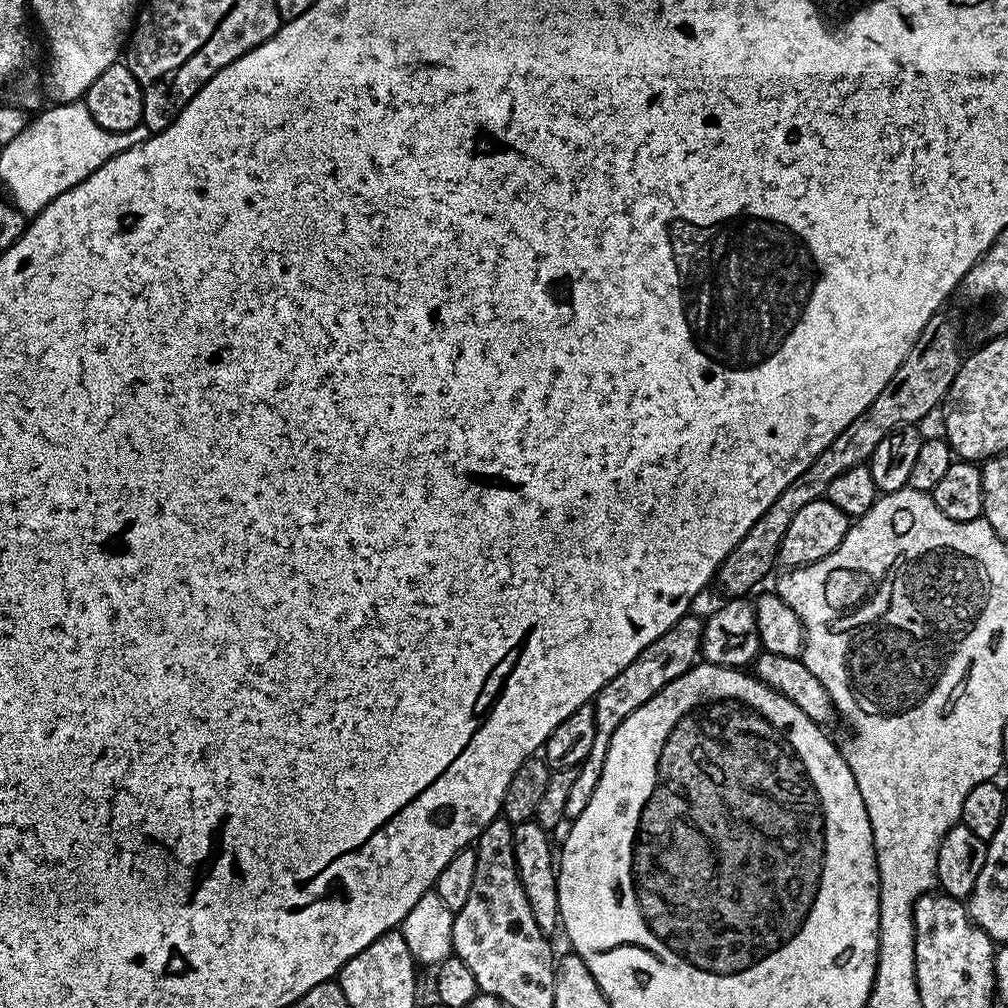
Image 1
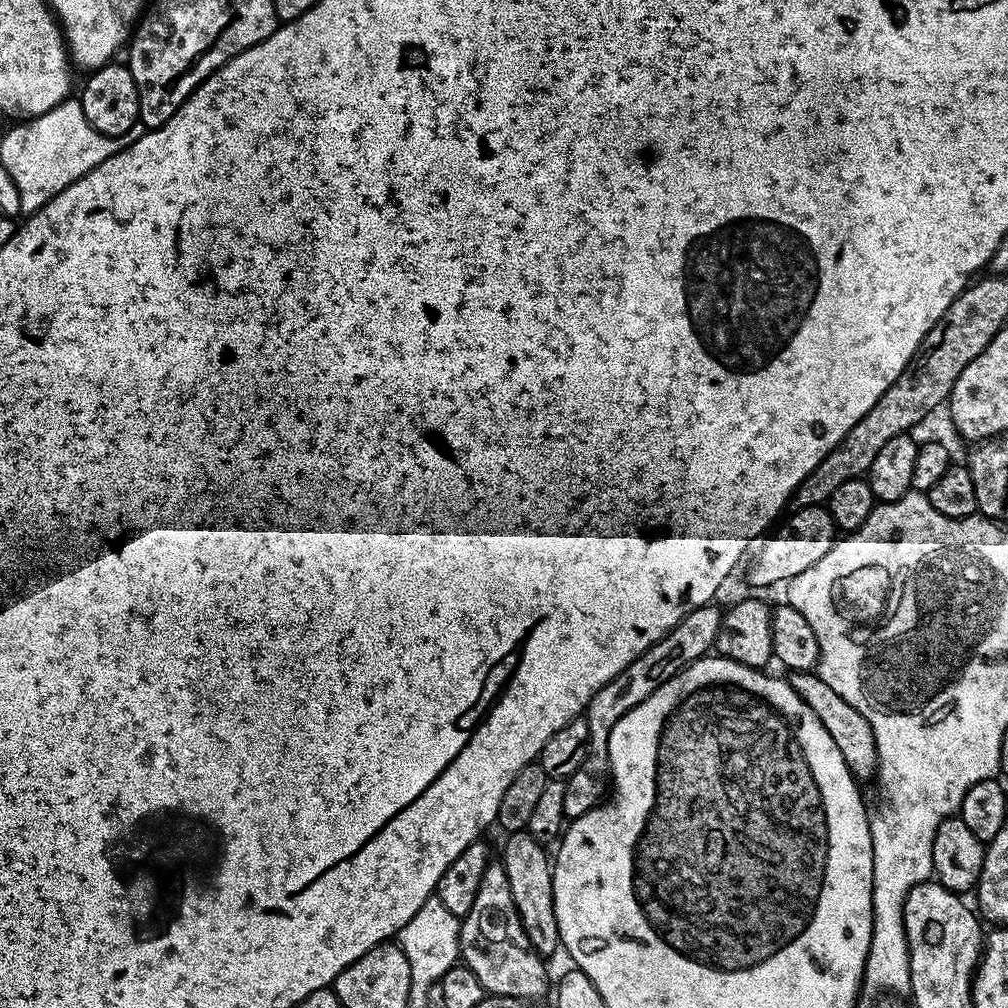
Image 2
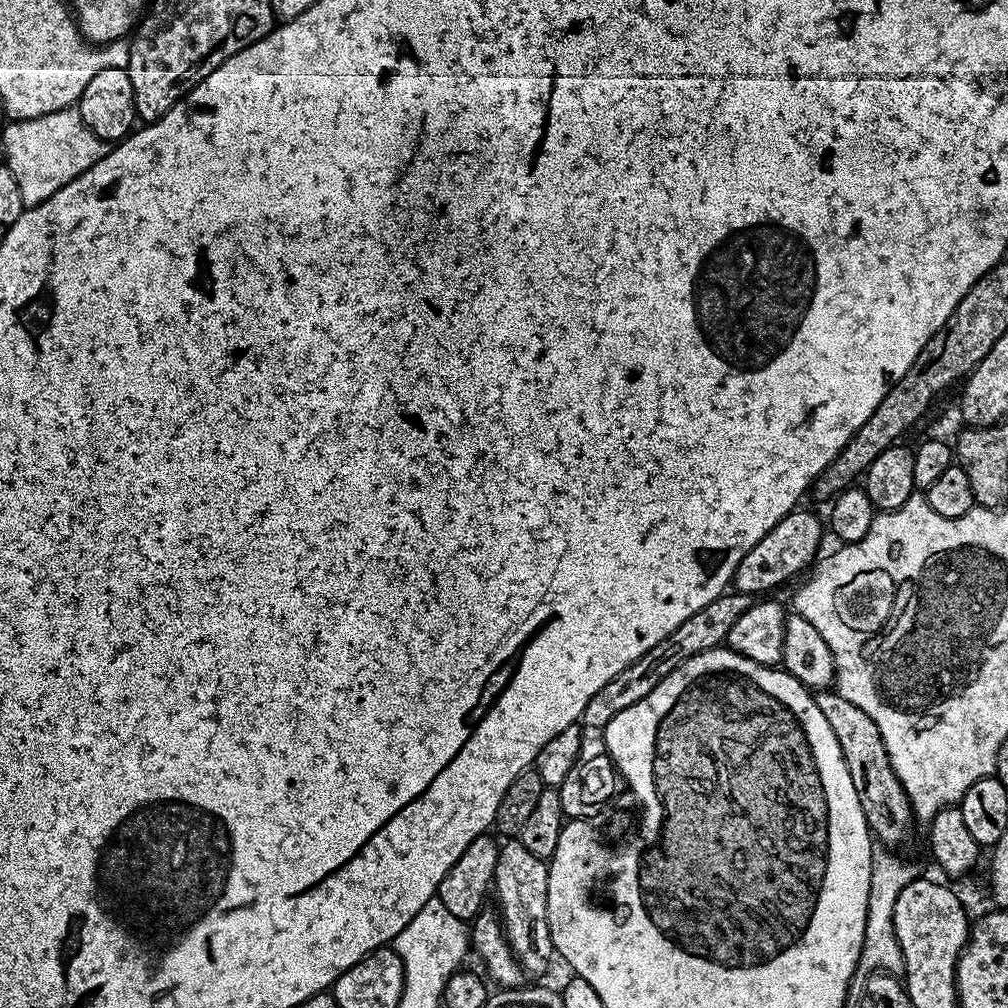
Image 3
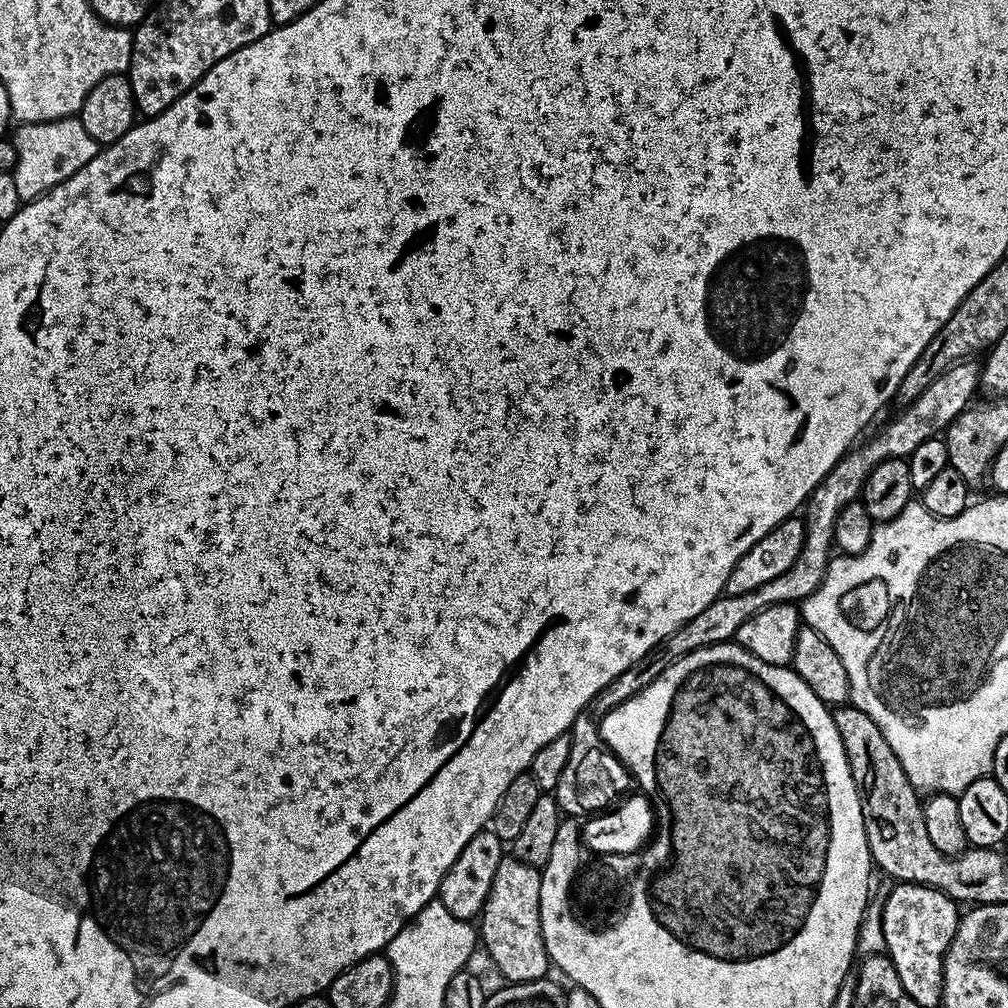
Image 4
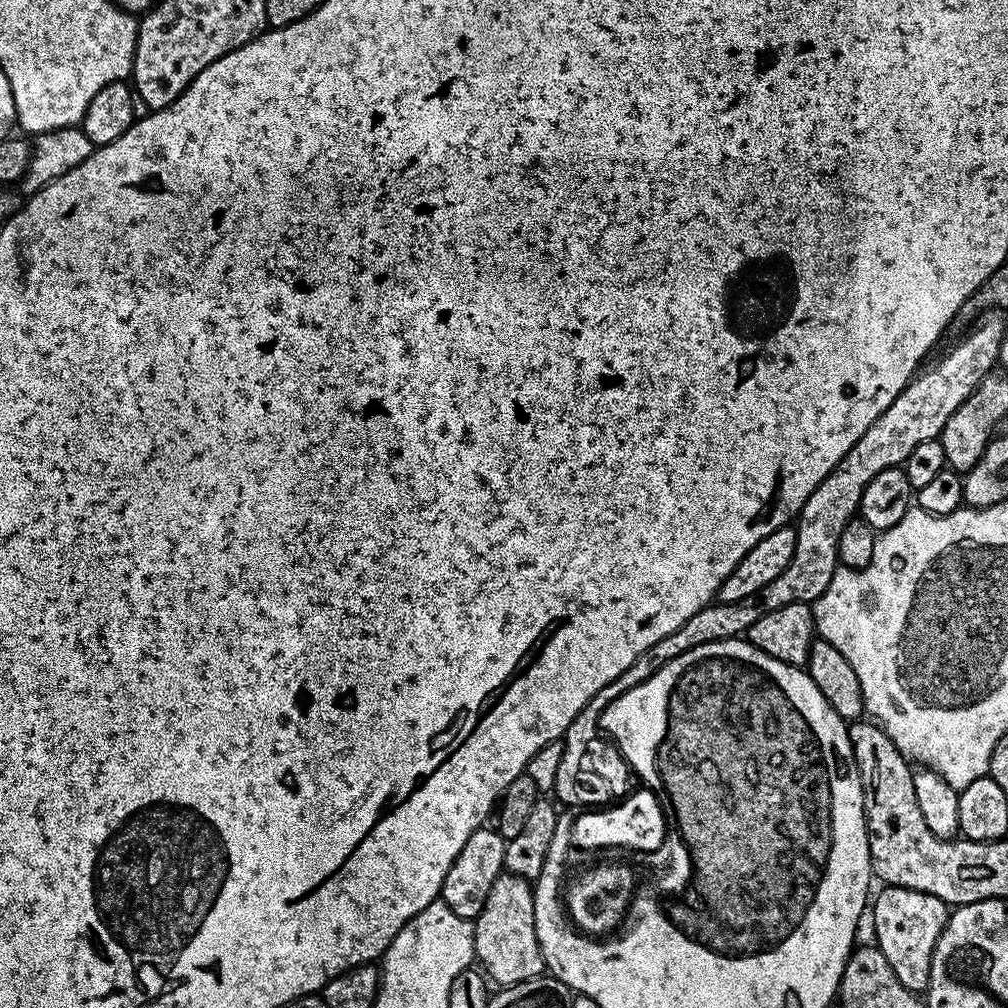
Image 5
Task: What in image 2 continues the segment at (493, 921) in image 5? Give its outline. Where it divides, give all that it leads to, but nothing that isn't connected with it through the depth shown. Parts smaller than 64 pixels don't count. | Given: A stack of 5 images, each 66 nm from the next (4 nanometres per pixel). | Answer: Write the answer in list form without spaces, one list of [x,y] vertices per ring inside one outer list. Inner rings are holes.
[[[527,830],[510,832],[503,837],[504,857],[502,863],[506,870],[506,882],[510,882],[510,894],[514,894],[514,906],[520,915],[522,926],[528,935],[532,948],[542,958],[549,958],[561,947],[560,931],[554,914],[554,886],[552,885],[552,866],[550,852],[545,845],[537,842]]]

